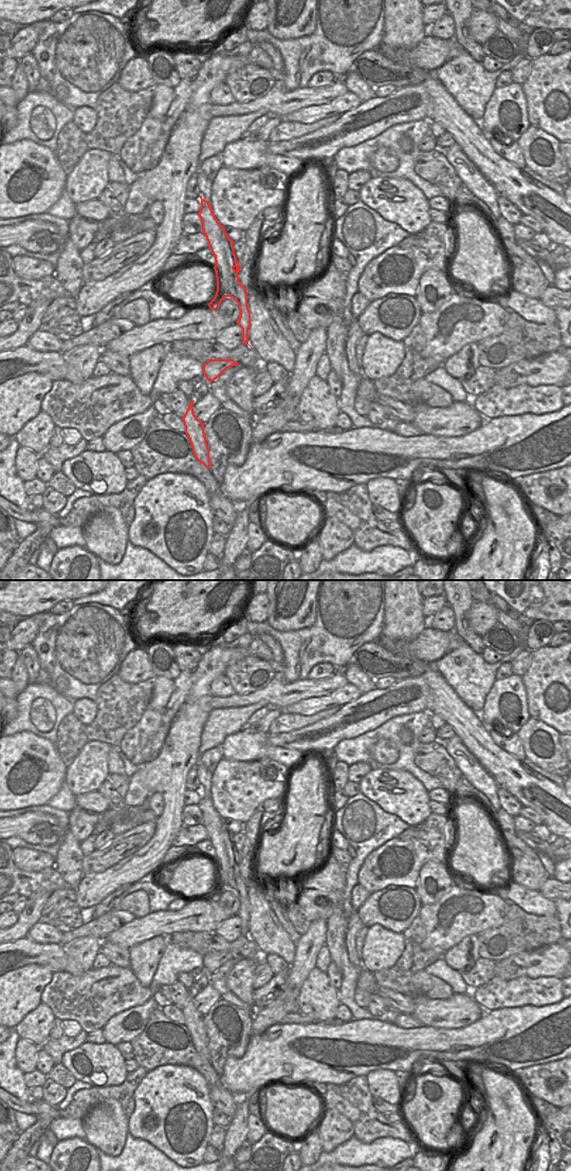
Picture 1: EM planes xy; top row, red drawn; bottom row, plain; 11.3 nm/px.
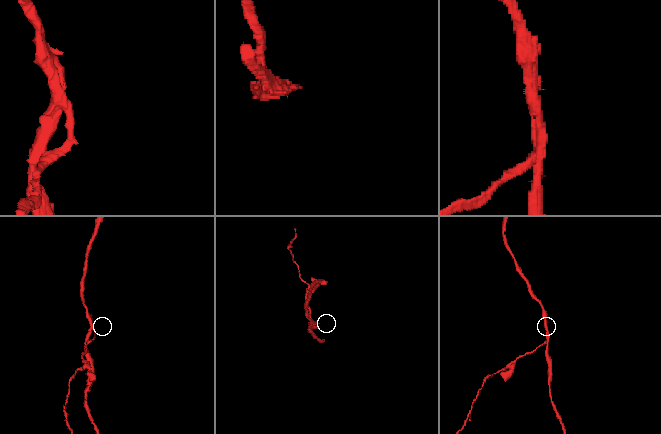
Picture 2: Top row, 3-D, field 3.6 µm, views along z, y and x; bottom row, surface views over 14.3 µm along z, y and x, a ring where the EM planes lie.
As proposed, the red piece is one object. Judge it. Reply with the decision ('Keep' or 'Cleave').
Cleave

